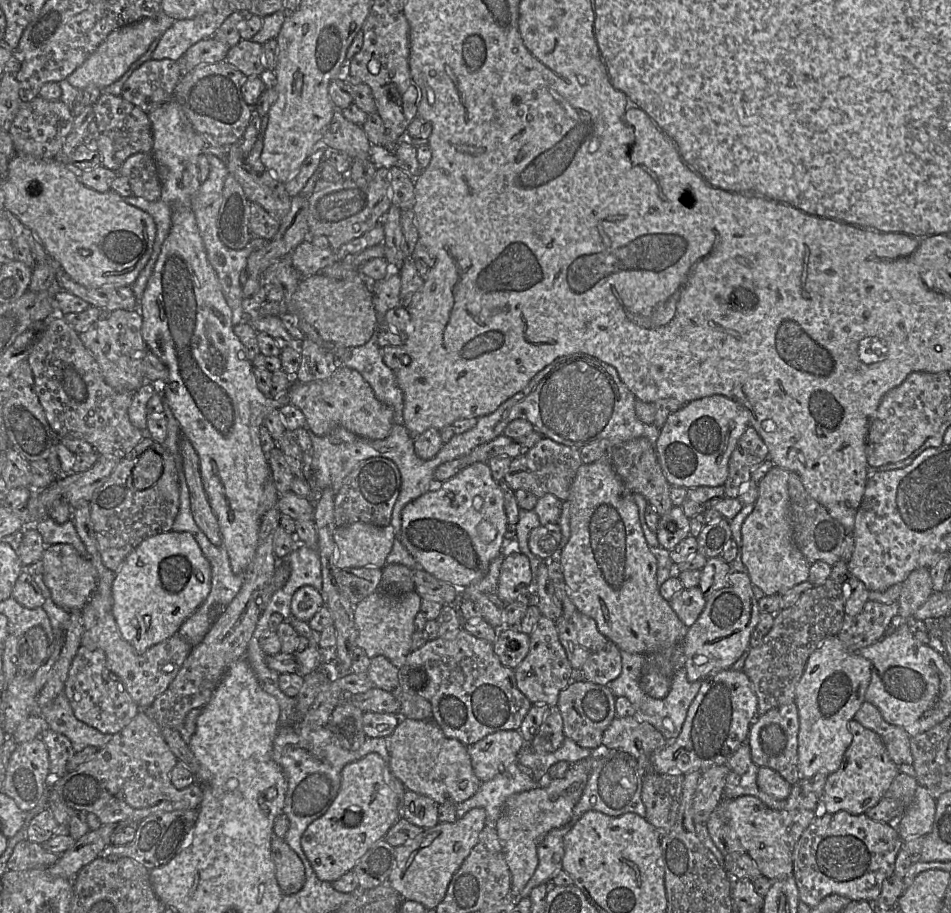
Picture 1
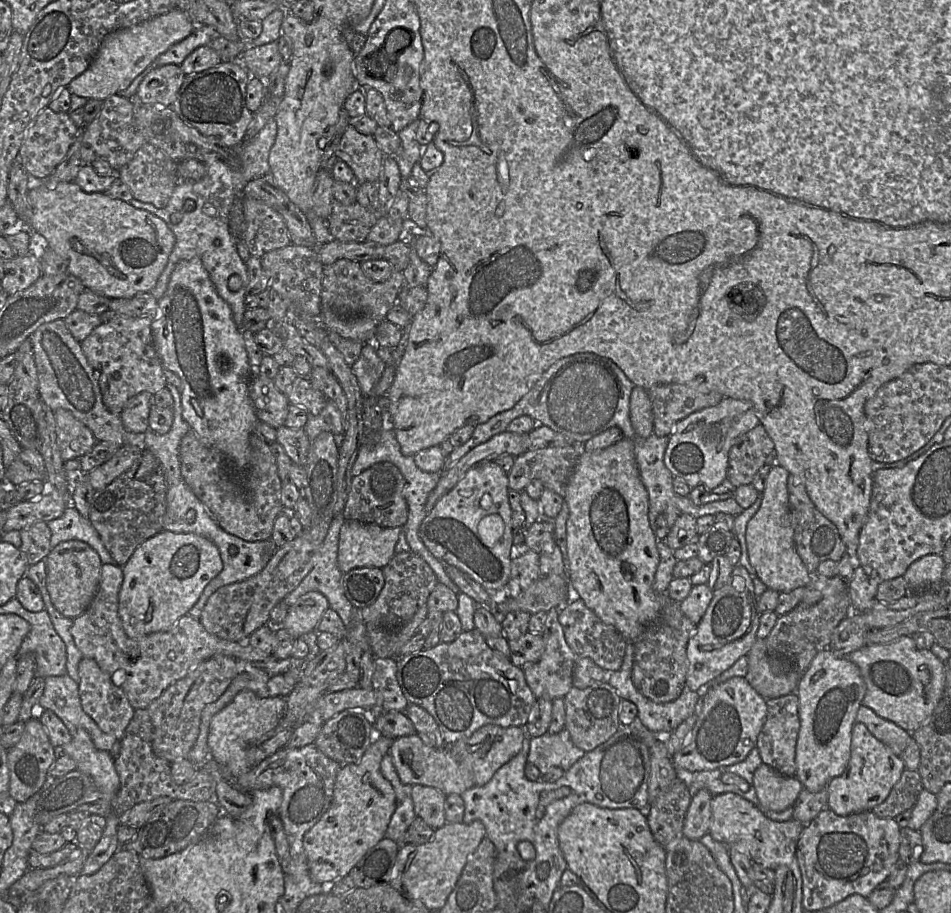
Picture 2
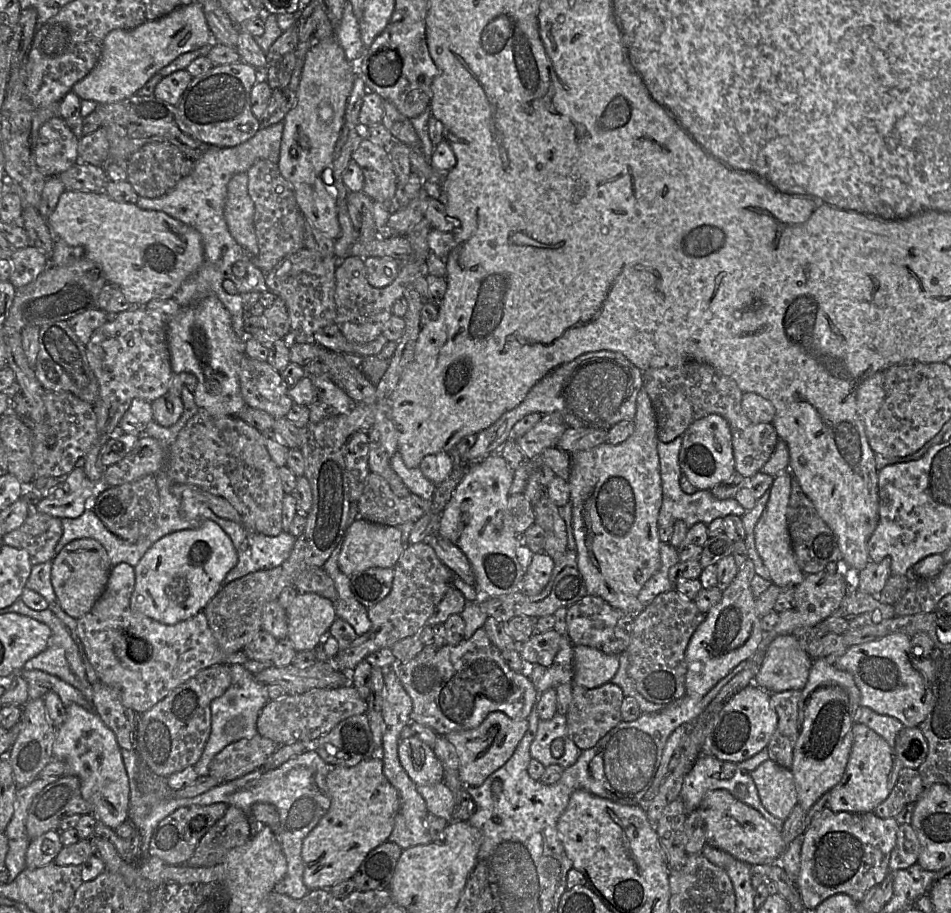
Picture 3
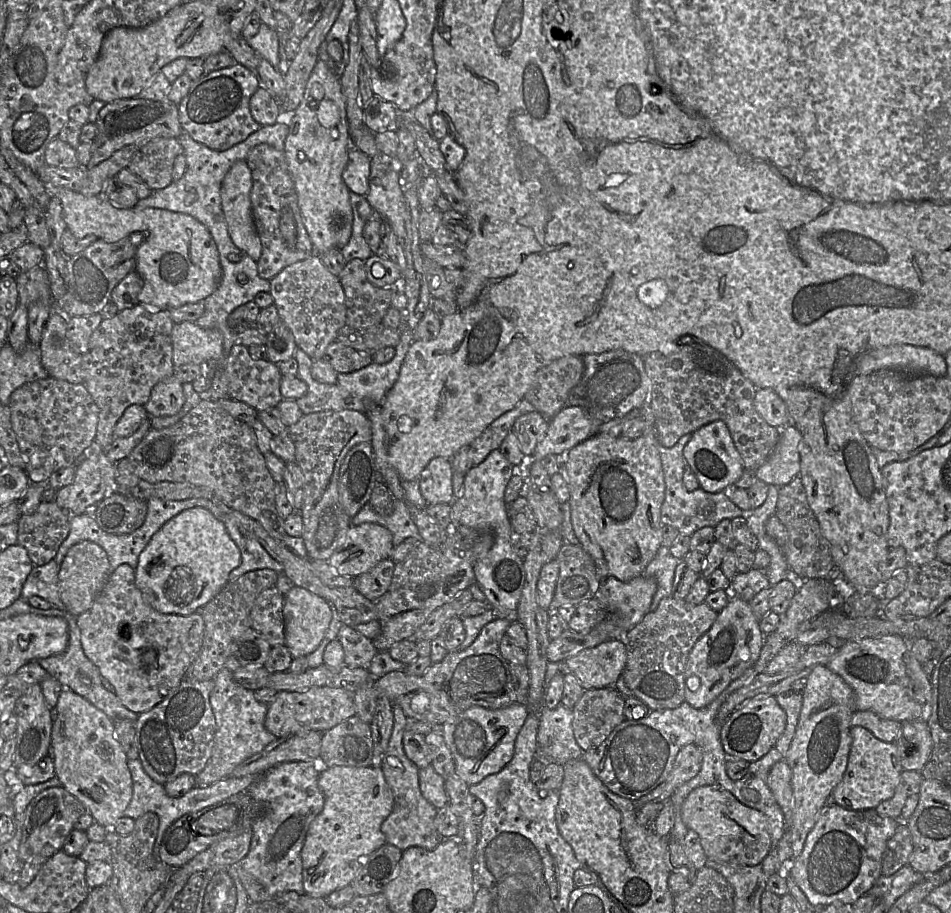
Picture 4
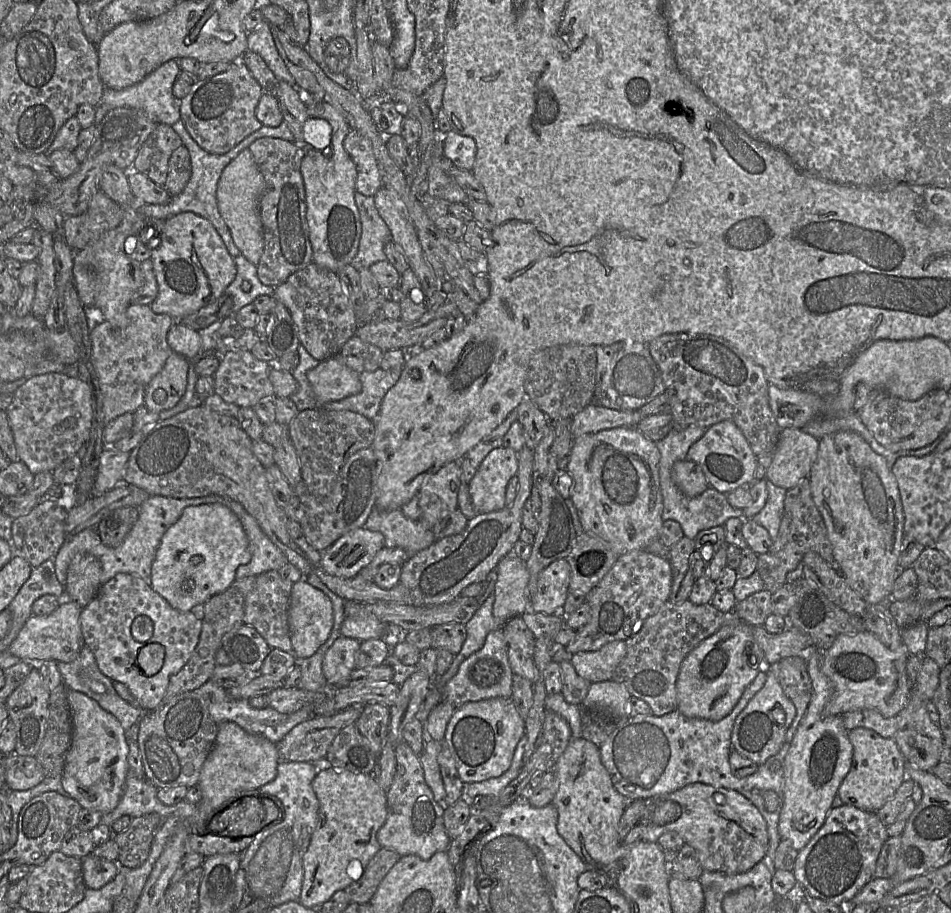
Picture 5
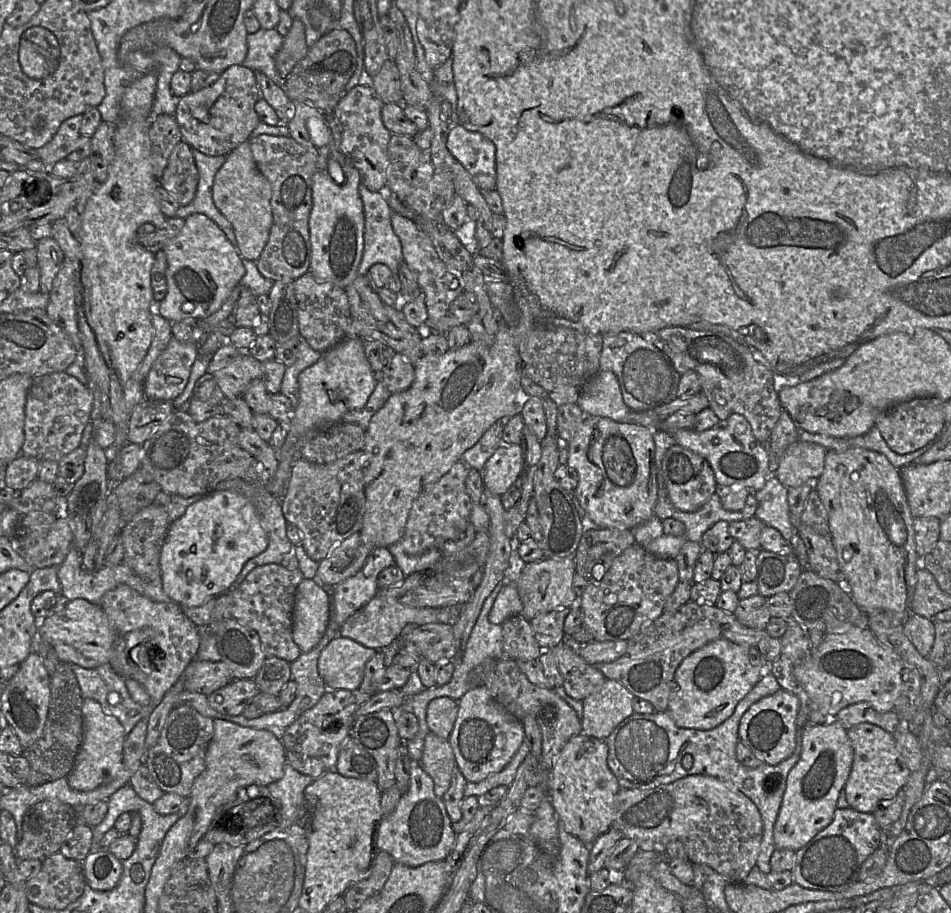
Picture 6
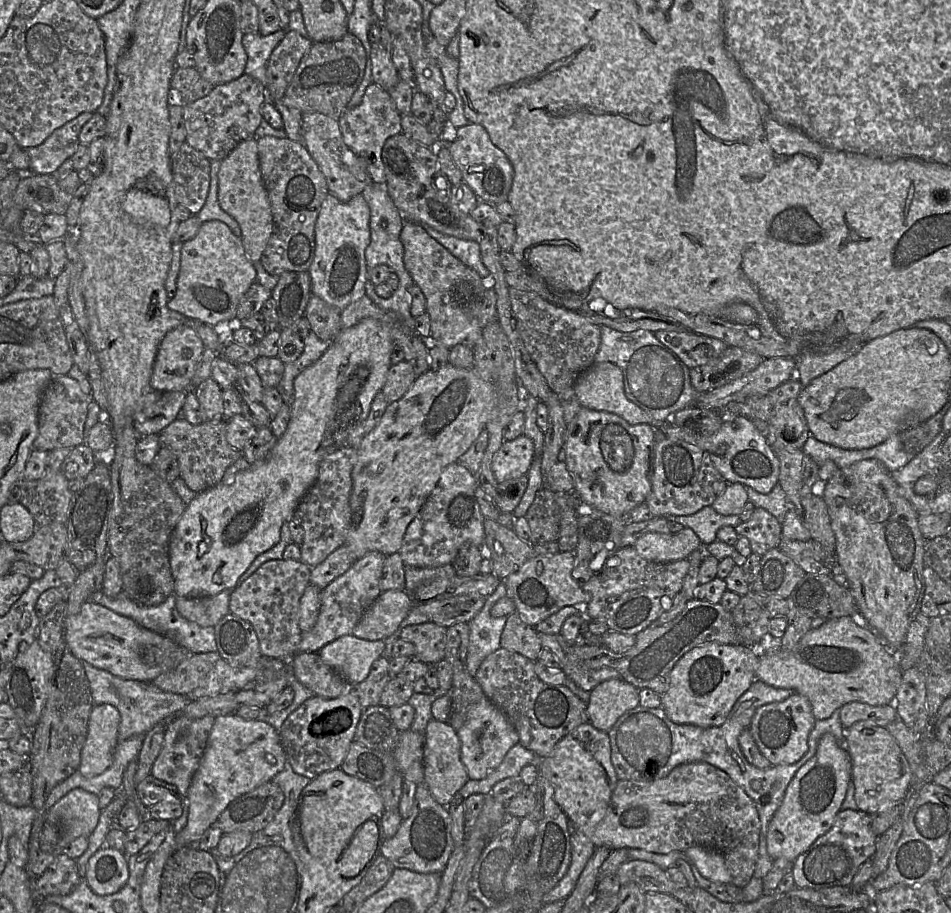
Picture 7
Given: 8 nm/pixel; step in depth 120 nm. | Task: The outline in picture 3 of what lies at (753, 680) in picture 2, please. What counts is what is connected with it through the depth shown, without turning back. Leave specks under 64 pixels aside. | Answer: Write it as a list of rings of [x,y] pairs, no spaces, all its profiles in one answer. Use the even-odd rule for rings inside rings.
[[[780,635],[770,643],[753,683],[770,694],[802,690],[812,663],[793,635]]]

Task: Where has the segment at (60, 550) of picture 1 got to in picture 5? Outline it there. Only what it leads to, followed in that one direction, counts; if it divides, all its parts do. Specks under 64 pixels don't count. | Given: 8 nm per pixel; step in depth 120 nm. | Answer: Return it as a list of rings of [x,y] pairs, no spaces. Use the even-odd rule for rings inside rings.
[[[78,553],[67,569],[64,591],[67,597],[85,608],[101,587],[102,565],[99,559],[90,553]]]

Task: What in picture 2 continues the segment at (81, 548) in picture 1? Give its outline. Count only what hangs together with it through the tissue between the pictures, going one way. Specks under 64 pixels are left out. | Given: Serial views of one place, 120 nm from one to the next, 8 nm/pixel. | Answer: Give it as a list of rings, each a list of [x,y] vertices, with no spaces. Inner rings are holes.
[[[67,507],[59,518],[46,522],[50,531],[50,548],[59,543],[77,540],[87,543],[99,555],[102,565],[115,564],[108,550],[103,545],[97,531],[88,518],[80,515],[74,507]]]

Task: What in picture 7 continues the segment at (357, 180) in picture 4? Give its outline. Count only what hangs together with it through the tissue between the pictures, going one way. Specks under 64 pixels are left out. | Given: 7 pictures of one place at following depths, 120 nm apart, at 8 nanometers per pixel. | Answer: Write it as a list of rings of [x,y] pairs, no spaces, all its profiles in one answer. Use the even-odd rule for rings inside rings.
[[[372,82],[365,90],[361,103],[354,108],[347,108],[338,119],[338,124],[345,144],[366,162],[367,173],[375,183],[386,181],[382,148],[385,141],[402,132],[402,115],[398,112],[389,92]]]

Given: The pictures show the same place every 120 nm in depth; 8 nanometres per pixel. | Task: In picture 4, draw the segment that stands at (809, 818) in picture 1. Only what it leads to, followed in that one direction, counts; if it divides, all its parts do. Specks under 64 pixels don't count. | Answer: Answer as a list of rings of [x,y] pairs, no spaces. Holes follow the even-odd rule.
[[[718,785],[692,790],[681,807],[681,819],[688,830],[695,831],[707,858],[732,866],[761,864],[772,848],[771,827],[762,812],[745,806]]]

